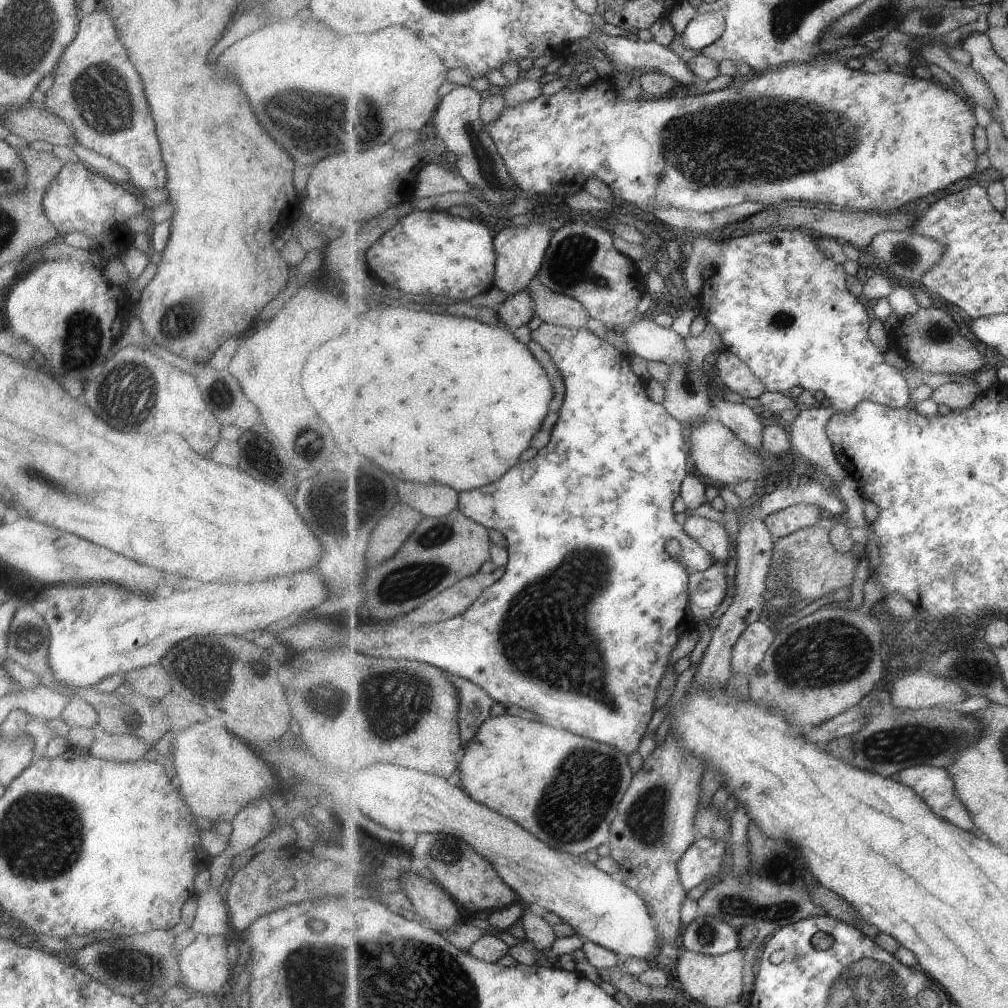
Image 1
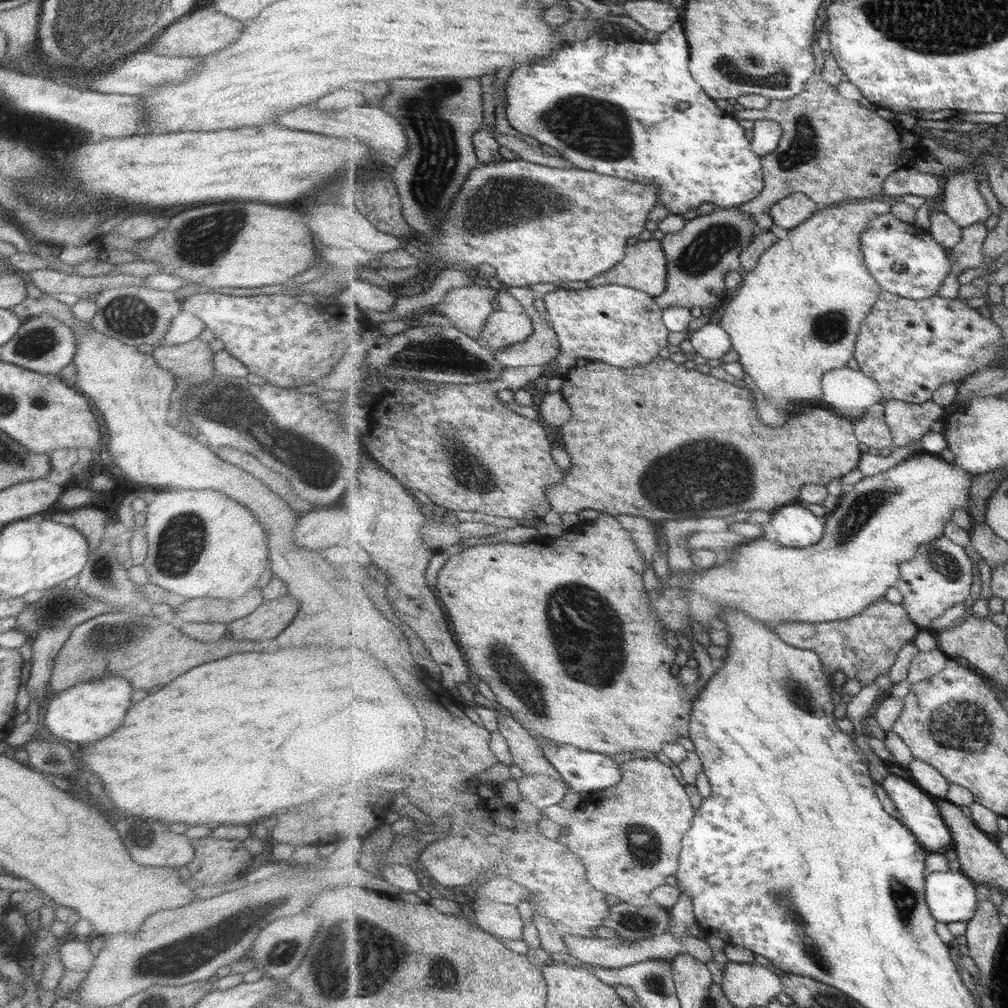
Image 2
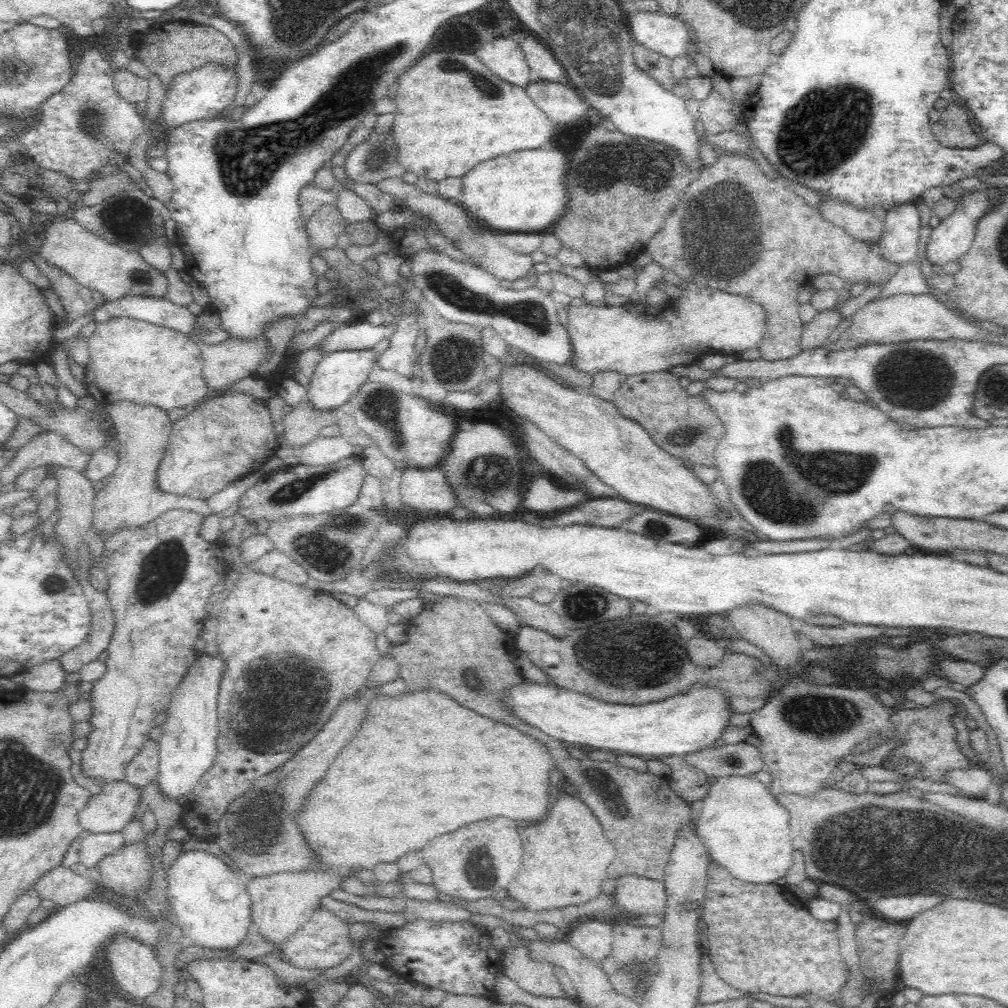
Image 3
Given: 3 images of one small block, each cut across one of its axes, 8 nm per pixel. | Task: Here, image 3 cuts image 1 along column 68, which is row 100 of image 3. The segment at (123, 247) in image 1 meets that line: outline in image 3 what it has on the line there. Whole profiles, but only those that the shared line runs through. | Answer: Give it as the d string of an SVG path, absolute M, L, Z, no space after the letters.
M206 63L190 72L180 73L172 77L161 105L160 114L164 122L173 128L192 122L192 120L212 120L218 112L226 110L234 100L238 91L238 75L224 65Z

